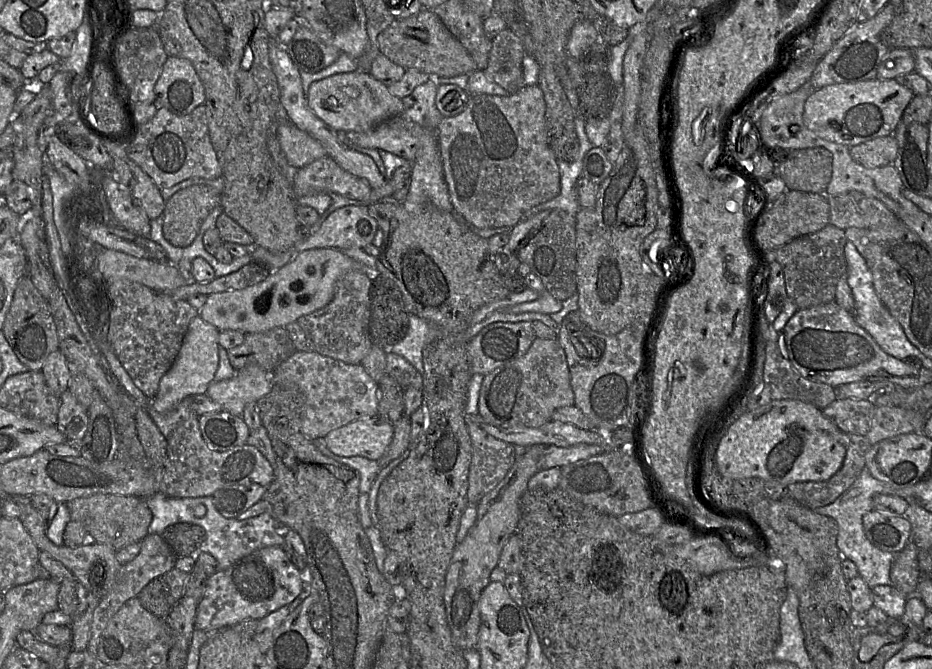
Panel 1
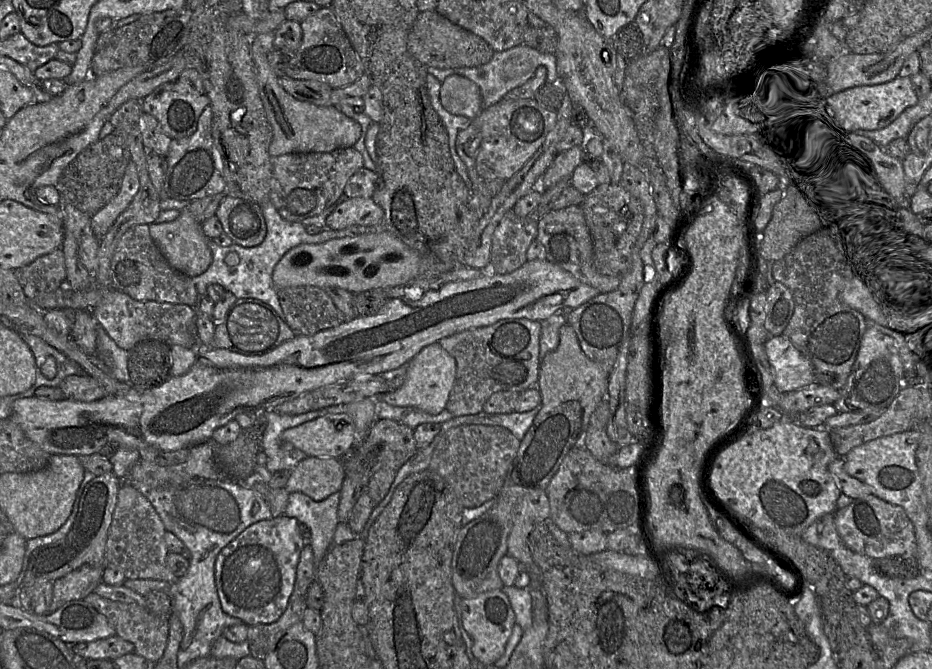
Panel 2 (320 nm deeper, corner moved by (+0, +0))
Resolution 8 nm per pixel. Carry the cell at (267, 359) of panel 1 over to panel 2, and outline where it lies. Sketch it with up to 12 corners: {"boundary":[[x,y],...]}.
{"boundary":[[238,299],[211,347],[262,356],[294,331],[270,305]]}

